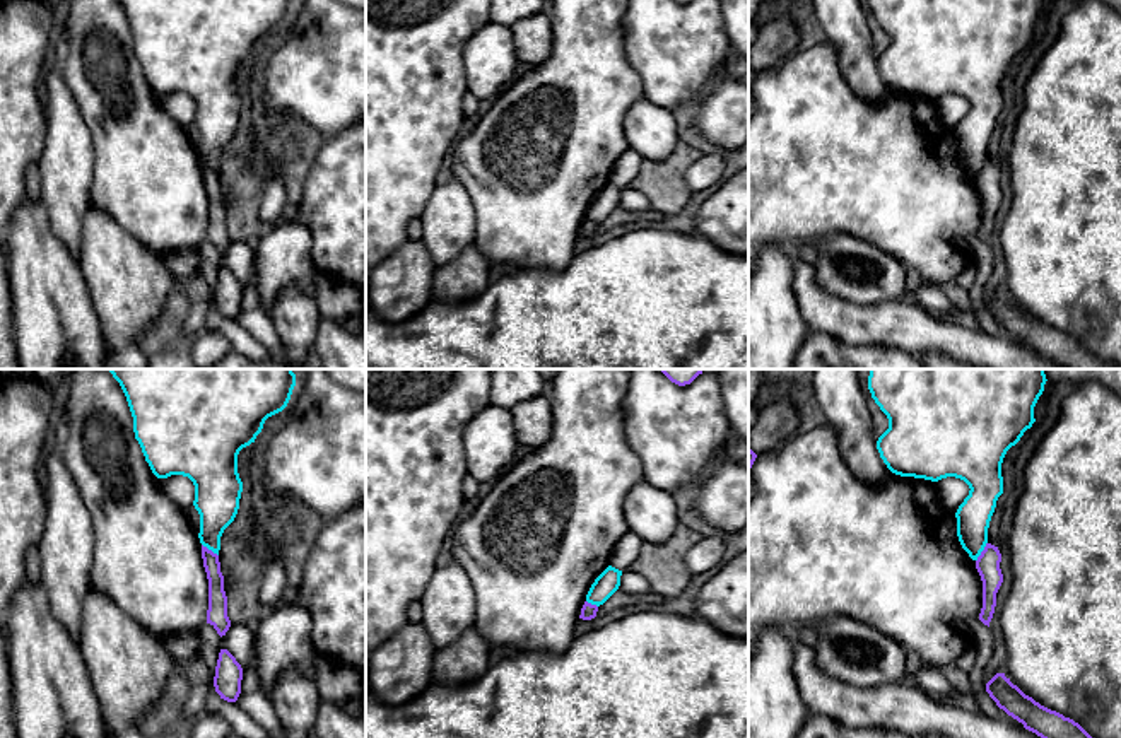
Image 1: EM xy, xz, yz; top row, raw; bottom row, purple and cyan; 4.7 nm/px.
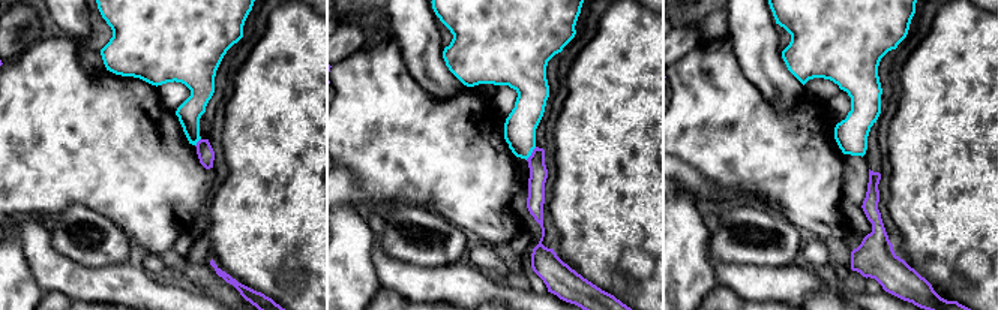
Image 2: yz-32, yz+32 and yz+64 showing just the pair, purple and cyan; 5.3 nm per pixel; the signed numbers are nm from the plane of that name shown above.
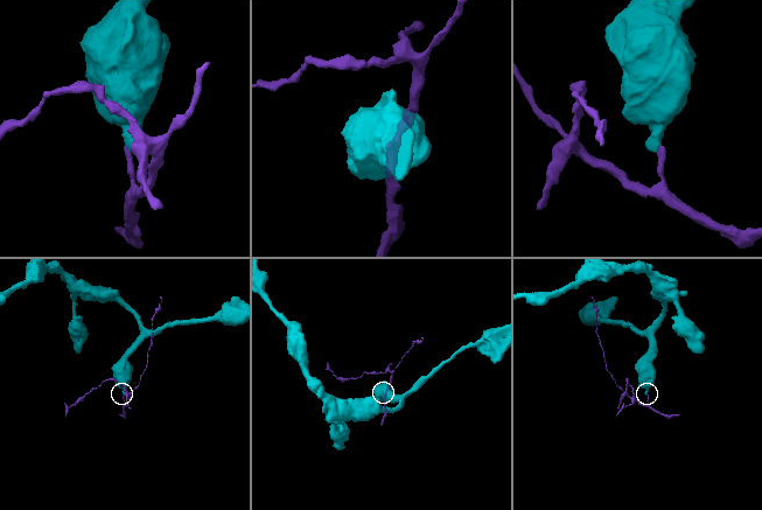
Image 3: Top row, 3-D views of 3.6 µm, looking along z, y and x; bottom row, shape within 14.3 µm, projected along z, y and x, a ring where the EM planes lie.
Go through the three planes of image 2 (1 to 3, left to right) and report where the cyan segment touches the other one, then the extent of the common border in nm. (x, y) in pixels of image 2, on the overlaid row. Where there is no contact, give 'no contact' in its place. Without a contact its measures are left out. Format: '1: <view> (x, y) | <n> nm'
1: yz-32 (197, 143) | 50 nm
2: yz+32 (532, 153) | 90 nm
3: no contact

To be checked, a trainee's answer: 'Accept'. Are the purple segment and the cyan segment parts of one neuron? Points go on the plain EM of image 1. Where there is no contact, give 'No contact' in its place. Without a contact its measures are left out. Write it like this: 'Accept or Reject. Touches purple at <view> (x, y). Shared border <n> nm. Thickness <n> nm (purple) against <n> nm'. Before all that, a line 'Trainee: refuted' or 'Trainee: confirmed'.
Trainee: refuted
Reject. Touches purple at yz (981, 169). Shared border 110 nm. Thickness 110 nm (purple) against 160 nm

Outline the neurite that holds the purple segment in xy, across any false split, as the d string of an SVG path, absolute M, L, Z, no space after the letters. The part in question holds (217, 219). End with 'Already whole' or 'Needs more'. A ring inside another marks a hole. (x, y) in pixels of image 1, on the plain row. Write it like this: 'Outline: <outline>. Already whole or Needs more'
Outline: M202 162L202 176L208 196L207 241L210 241L222 255L229 248L231 237L227 234L227 214L224 208L219 173Z. Already whole

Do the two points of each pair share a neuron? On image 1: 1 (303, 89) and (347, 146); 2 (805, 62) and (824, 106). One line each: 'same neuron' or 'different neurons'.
1: different neurons
2: same neuron

